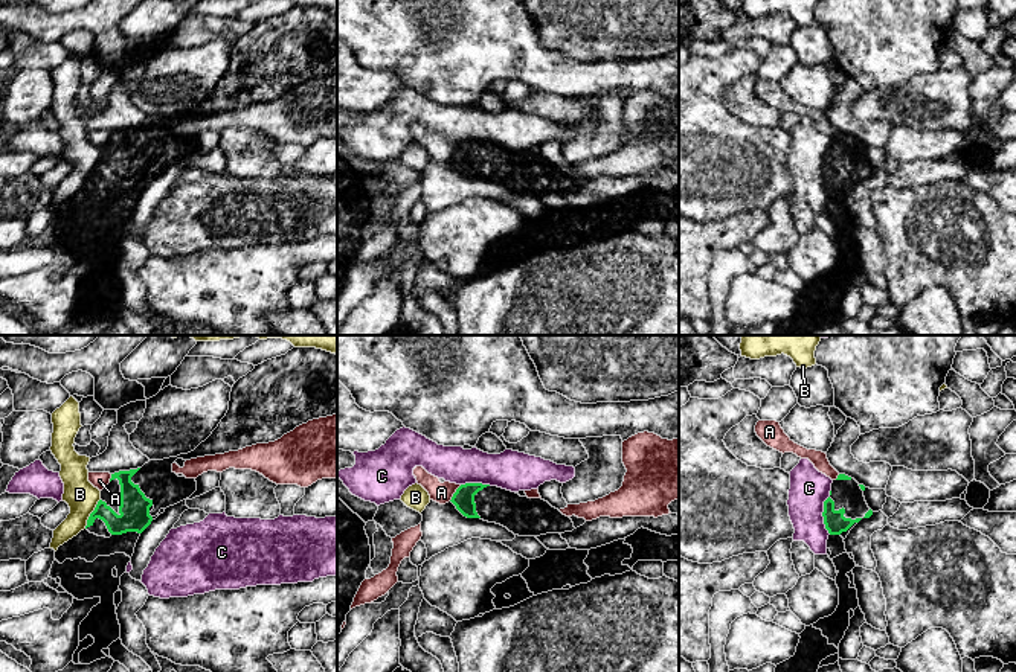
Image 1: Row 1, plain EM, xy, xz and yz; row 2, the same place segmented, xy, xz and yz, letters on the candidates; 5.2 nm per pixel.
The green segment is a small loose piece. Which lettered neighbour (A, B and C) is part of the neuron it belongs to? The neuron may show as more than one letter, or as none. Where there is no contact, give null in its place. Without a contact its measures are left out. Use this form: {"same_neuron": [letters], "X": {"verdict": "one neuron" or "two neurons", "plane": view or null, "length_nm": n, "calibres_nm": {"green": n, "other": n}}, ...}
{"same_neuron": [], "A": {"verdict": "two neurons", "plane": "xz", "length_nm": 110, "calibres_nm": {"green": 110, "other": 110}}, "B": {"verdict": "two neurons", "plane": "xy", "length_nm": 180, "calibres_nm": {"green": 160, "other": 170}}, "C": {"verdict": "two neurons", "plane": "yz", "length_nm": 240, "calibres_nm": {"green": 120, "other": 200}}}

